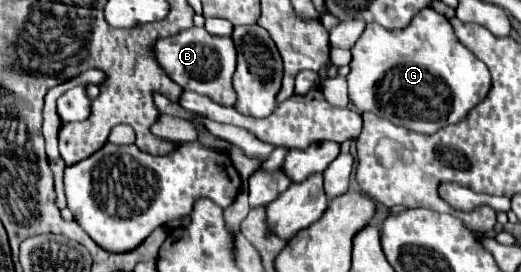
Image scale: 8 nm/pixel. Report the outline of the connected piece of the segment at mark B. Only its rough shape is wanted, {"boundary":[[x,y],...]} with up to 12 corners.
{"boundary":[[190,27],[154,57],[184,91],[236,105],[230,37]]}

